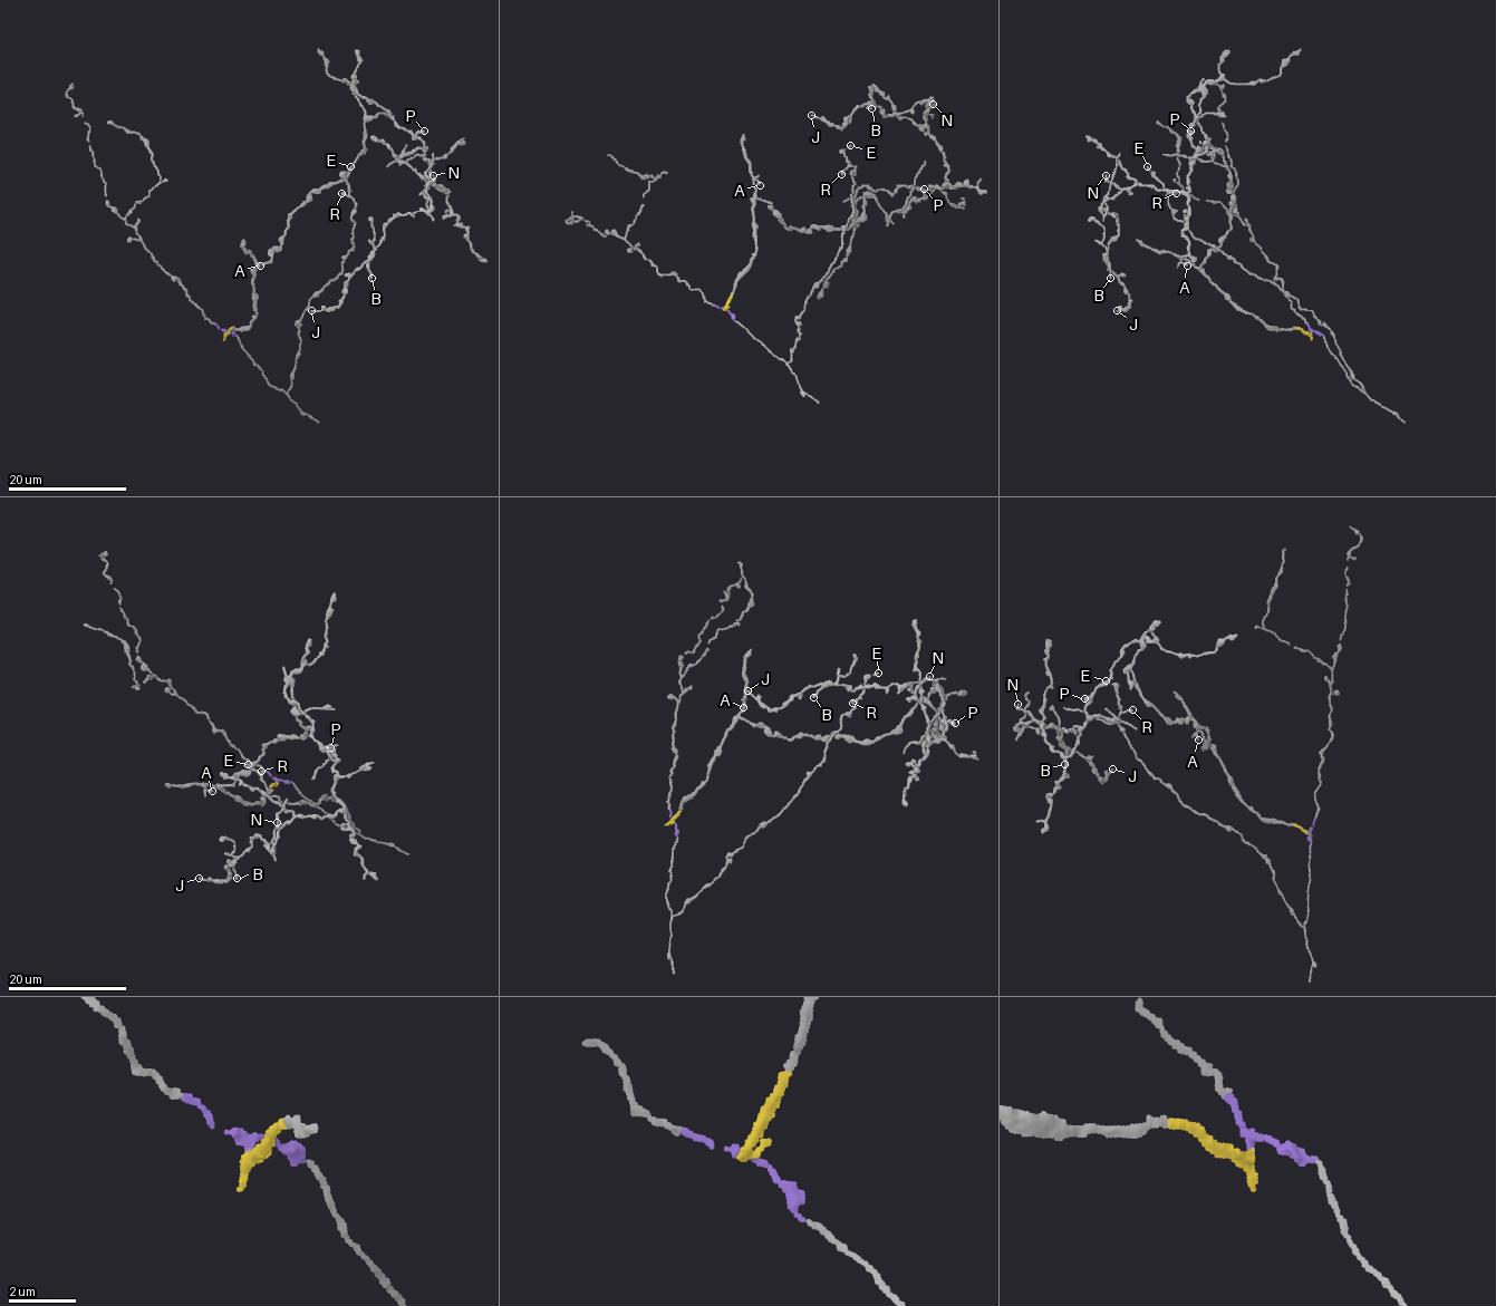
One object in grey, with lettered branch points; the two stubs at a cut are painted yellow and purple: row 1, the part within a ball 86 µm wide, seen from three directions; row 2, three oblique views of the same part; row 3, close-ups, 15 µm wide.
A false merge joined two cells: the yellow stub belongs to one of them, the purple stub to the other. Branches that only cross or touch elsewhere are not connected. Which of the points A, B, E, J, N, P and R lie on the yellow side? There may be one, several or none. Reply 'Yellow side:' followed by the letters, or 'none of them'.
Yellow side: A, B, J, N, P

